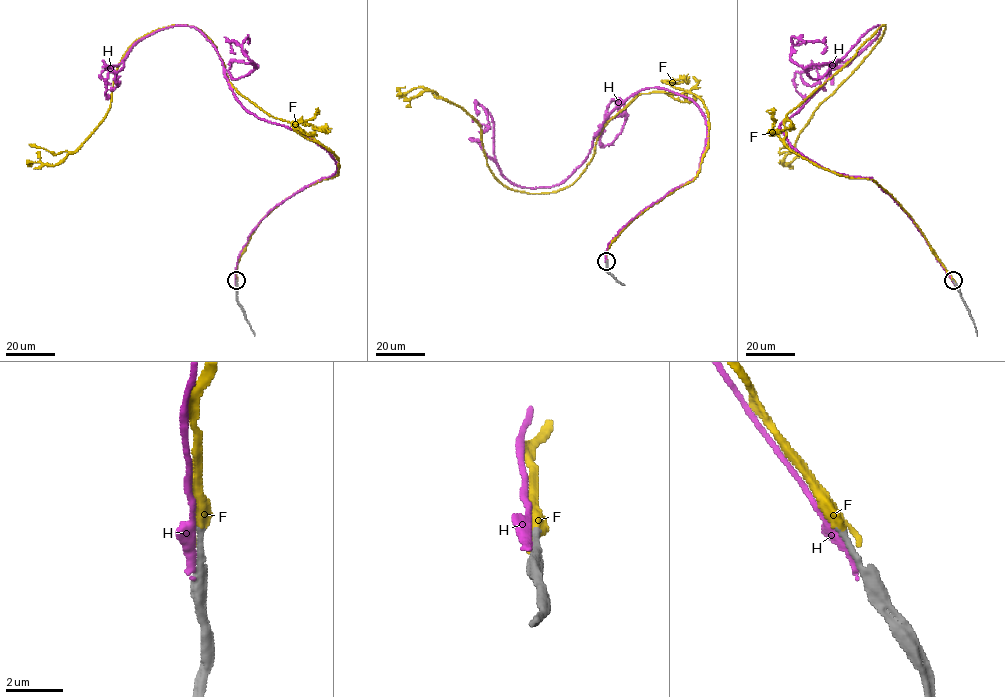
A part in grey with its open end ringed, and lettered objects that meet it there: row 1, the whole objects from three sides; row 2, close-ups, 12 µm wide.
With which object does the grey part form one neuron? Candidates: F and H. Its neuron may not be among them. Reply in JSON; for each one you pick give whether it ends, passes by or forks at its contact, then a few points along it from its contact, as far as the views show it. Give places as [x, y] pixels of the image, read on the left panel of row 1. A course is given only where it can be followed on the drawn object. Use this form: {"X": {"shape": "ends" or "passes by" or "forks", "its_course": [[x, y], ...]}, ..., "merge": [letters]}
{"F": {"shape": "ends", "its_course": [[236, 280], [259, 222], [338, 159], [242, 96], [201, 31], [138, 39], [91, 135], [35, 163]]}, "merge": ["F"]}

